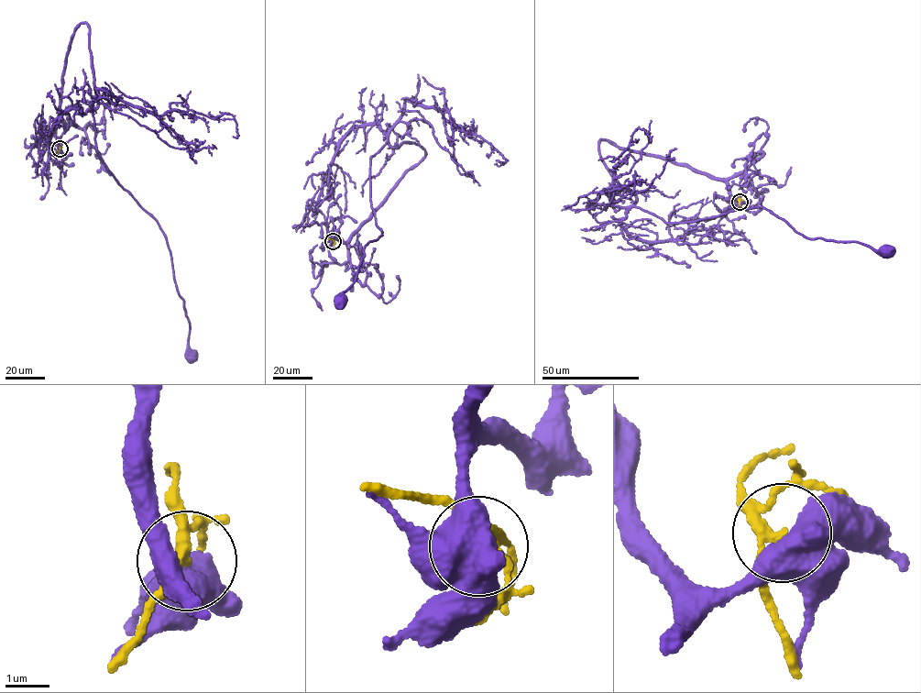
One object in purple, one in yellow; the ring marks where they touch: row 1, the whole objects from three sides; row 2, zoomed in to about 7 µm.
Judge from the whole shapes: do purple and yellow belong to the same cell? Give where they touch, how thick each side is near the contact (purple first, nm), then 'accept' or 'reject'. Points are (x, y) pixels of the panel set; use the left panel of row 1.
at (60, 148); 550 nm thick on the purple side, 180 nm on the other; reject

